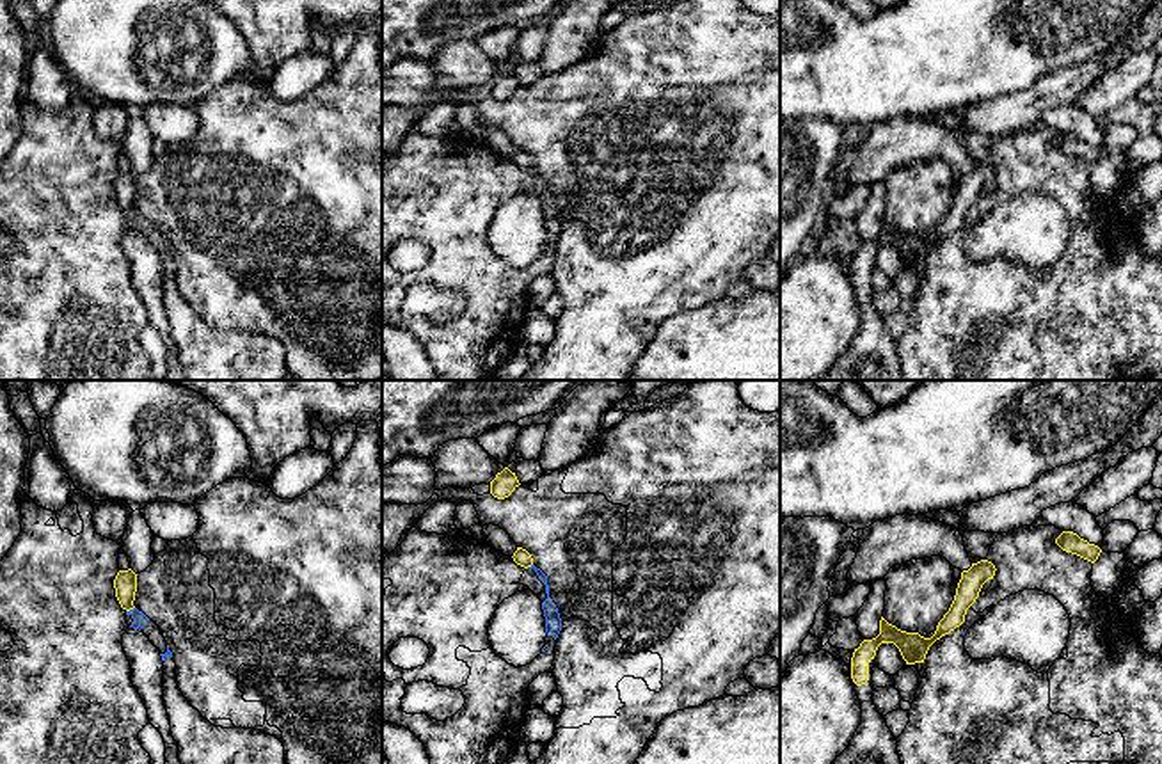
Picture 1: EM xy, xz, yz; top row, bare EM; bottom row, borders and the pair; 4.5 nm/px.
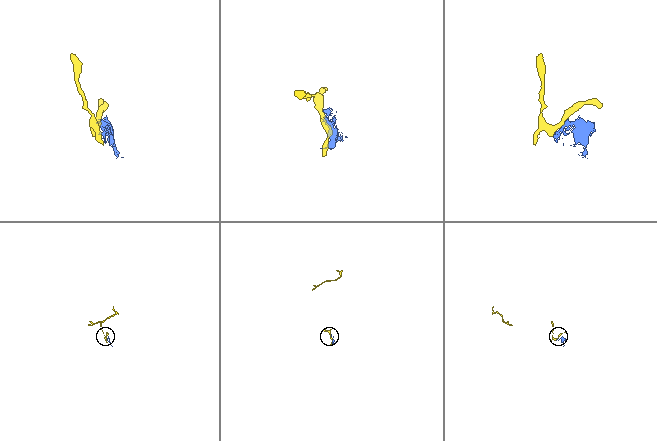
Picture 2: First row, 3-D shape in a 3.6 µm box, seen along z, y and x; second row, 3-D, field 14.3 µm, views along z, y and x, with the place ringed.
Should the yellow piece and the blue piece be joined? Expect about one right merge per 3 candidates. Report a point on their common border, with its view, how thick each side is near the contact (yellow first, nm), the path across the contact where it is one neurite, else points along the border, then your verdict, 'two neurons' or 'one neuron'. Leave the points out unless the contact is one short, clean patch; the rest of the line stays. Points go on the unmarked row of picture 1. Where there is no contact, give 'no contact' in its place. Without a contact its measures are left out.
xy (130, 210) | 110/60 nm | along xy (134, 208), (127, 214) | two neurons

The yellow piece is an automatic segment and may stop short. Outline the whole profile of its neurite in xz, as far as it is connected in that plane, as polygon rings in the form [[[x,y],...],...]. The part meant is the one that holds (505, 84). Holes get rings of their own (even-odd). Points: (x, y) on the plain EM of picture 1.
[[[505,69],[501,75],[496,76],[496,80],[490,84],[490,96],[497,101],[508,99],[517,89],[519,82],[515,75],[512,75],[508,69]]]

